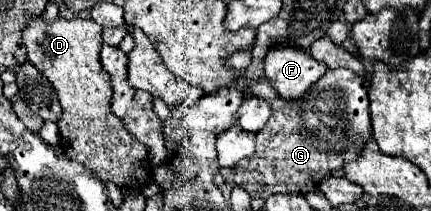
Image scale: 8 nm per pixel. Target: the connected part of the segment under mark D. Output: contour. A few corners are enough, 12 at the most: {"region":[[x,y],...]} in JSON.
{"region":[[41,16],[29,62],[63,108],[61,148],[101,182],[141,190],[149,150],[109,110],[95,20]]}

